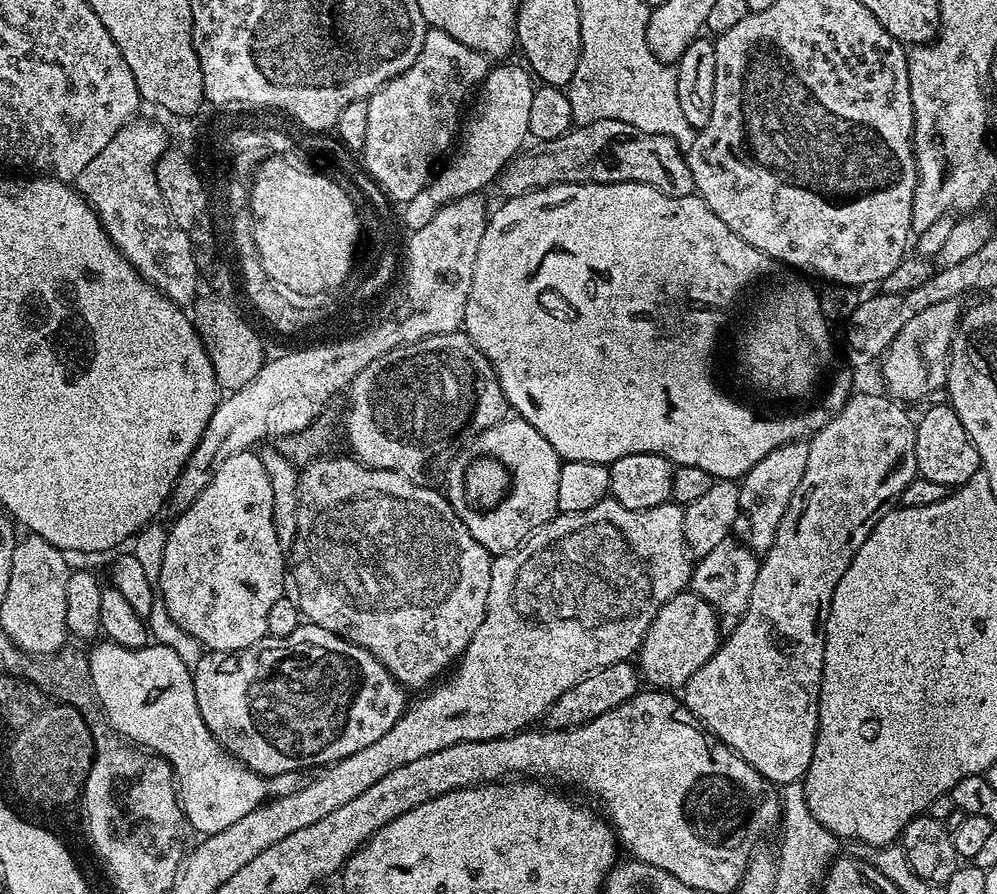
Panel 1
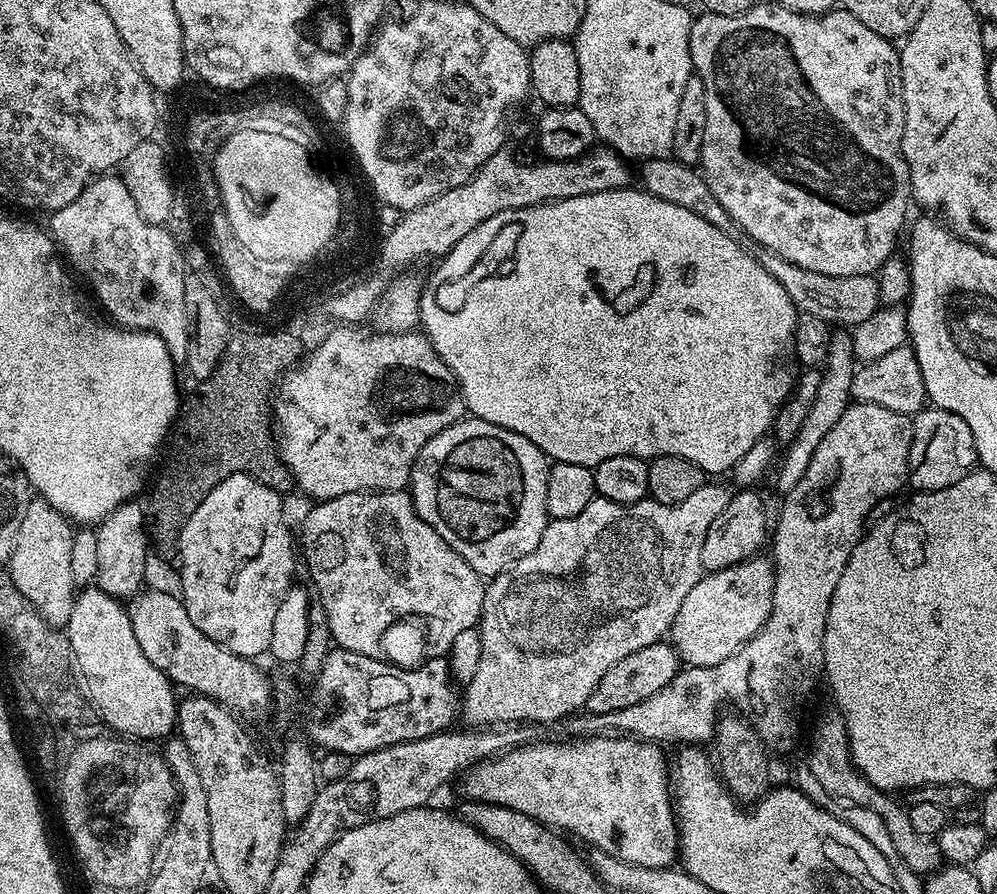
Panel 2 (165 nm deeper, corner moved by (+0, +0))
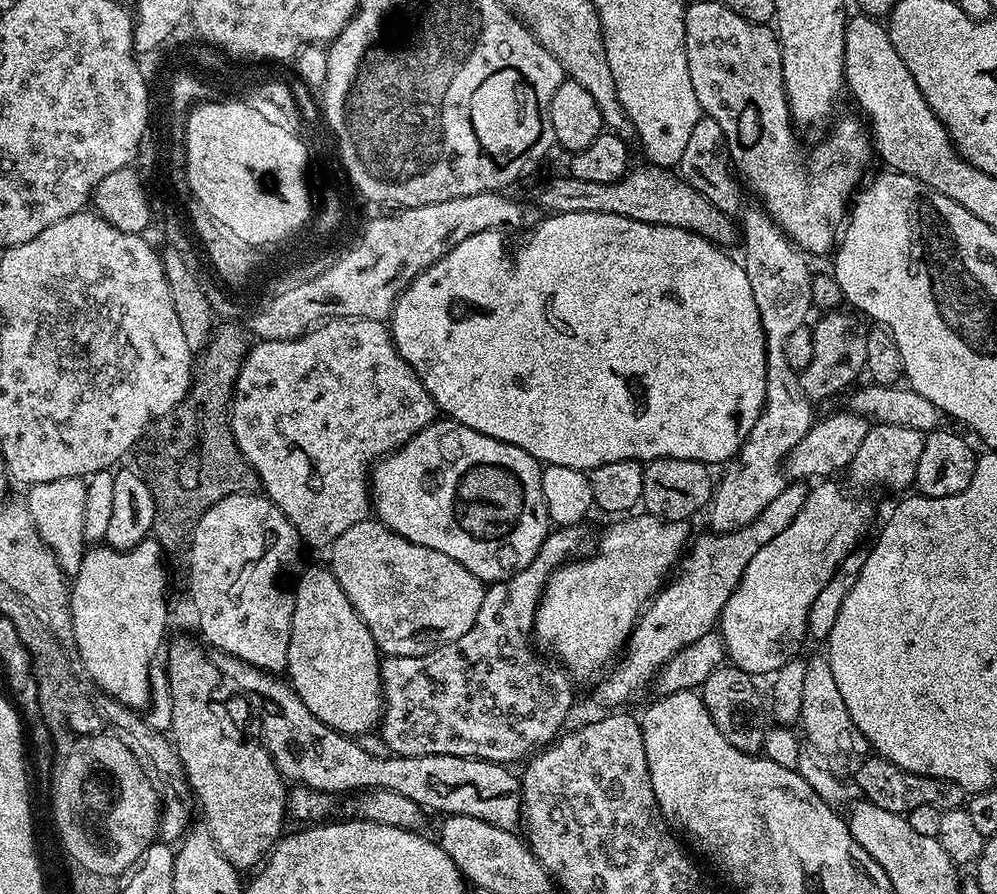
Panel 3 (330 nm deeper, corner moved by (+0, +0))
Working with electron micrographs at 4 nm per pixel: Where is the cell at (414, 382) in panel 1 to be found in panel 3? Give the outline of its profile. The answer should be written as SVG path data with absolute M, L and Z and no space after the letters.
M332 318L327 322L321 323L319 326L313 327L311 330L304 333L303 336L299 336L297 340L262 340L253 343L248 350L248 357L244 360L242 370L238 374L236 379L236 391L232 393L232 411L230 413L232 417L232 433L234 434L234 442L238 446L238 450L245 456L250 462L250 466L258 474L260 479L260 487L263 495L267 496L272 503L278 506L278 510L282 510L282 514L286 514L286 518L294 526L294 530L298 533L301 541L305 545L308 544L312 548L324 548L327 549L335 540L340 537L343 532L350 530L350 526L354 526L358 522L369 519L370 516L370 469L377 462L384 459L385 456L391 456L396 449L401 448L404 443L410 438L414 438L414 434L418 434L427 424L433 423L437 419L438 409L434 398L426 390L426 386L422 386L422 382L418 378L418 374L414 371L400 357L399 350L396 349L396 343L392 341L392 334L387 323L378 320L357 320L355 318Z

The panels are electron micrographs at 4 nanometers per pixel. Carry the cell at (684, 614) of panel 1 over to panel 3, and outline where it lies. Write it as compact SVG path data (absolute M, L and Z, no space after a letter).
M828 478L817 483L809 491L804 509L774 538L774 542L766 542L754 558L750 558L750 566L742 574L735 590L730 594L726 606L720 612L718 631L724 639L724 651L727 659L735 667L748 672L754 678L767 674L775 674L788 660L795 657L801 650L800 643L806 640L808 615L814 606L814 598L822 594L822 590L830 582L830 578L838 570L838 566L861 543L864 531L872 520L872 508L864 500L843 492L835 479Z

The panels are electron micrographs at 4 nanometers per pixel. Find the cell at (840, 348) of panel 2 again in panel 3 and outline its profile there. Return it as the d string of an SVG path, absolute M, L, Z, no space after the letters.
M785 483L782 494L778 494L778 498L774 498L770 506L766 506L766 510L754 518L754 522L733 532L708 530L705 536L697 540L695 537L691 541L670 582L665 583L641 612L622 655L615 661L611 671L599 681L602 703L609 704L607 707L612 710L627 705L624 704L627 700L634 699L647 684L649 687L655 681L660 667L674 658L678 650L698 642L717 627L720 612L742 578L746 566L750 566L750 558L754 558L754 554L758 554L766 542L774 542L774 538L778 538L778 534L782 534L782 530L786 530L794 518L798 518L809 491L807 483Z

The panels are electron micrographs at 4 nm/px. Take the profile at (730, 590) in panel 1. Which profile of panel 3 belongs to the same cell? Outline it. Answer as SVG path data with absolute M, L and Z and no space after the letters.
M745 207L742 212L742 263L746 278L750 278L750 291L754 293L754 306L758 306L766 342L766 398L758 422L754 422L754 430L750 430L739 454L727 465L728 473L721 480L719 477L715 485L706 517L712 523L709 524L711 531L718 533L733 532L754 522L754 518L758 518L758 514L762 514L762 510L782 494L786 483L782 465L814 423L813 401L804 395L799 375L790 362L786 362L786 342L790 334L805 327L807 320L804 319L814 308L814 272L808 269L809 257L785 236L763 207L755 207Z

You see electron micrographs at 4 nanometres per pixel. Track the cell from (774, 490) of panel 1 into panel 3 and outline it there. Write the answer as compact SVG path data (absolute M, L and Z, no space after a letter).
M828 310L812 328L812 357L810 366L799 373L800 389L813 402L824 400L847 384L857 383L856 375L865 371L866 362L866 332L856 325L855 315L847 316L844 310Z

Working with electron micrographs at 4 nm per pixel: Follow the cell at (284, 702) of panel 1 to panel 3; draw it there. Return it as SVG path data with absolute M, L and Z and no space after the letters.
M573 526L549 531L536 557L522 571L515 572L509 580L489 583L484 589L478 618L474 626L462 634L462 638L433 647L432 651L421 656L384 656L381 659L380 682L384 685L384 707L378 734L390 746L392 755L473 756L476 760L512 766L515 760L523 761L561 733L565 727L563 724L568 720L568 711L572 708L574 681L559 663L543 655L536 656L536 606L553 572L566 561L581 555L580 550L588 542L584 530L583 527Z

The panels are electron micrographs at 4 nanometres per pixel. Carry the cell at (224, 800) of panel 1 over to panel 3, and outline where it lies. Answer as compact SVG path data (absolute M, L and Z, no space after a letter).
M154 538L143 540L138 546L134 546L125 552L119 552L117 548L107 546L92 546L85 551L80 569L76 571L74 579L70 584L70 595L72 598L72 625L74 626L74 638L76 646L75 655L80 655L80 660L84 663L84 668L88 671L88 676L97 684L99 691L106 696L113 696L118 702L125 704L127 708L144 710L148 704L148 699L152 696L152 684L148 681L148 675L152 672L152 659L156 656L156 651L160 648L160 639L164 636L164 627L168 624L168 600L164 597L164 563L166 557L160 550L160 544Z

